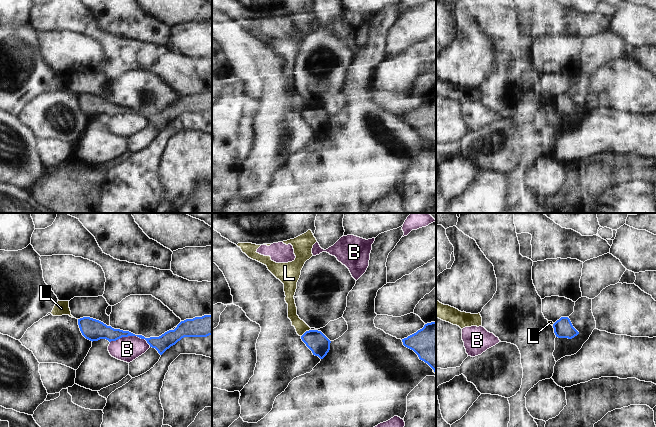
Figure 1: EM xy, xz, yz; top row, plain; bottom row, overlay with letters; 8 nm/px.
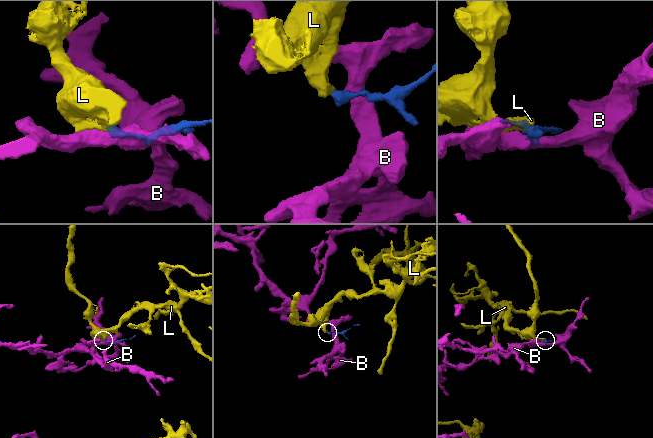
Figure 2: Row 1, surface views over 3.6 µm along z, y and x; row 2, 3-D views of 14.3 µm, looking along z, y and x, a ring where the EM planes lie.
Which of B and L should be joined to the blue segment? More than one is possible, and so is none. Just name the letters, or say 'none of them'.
none of them

